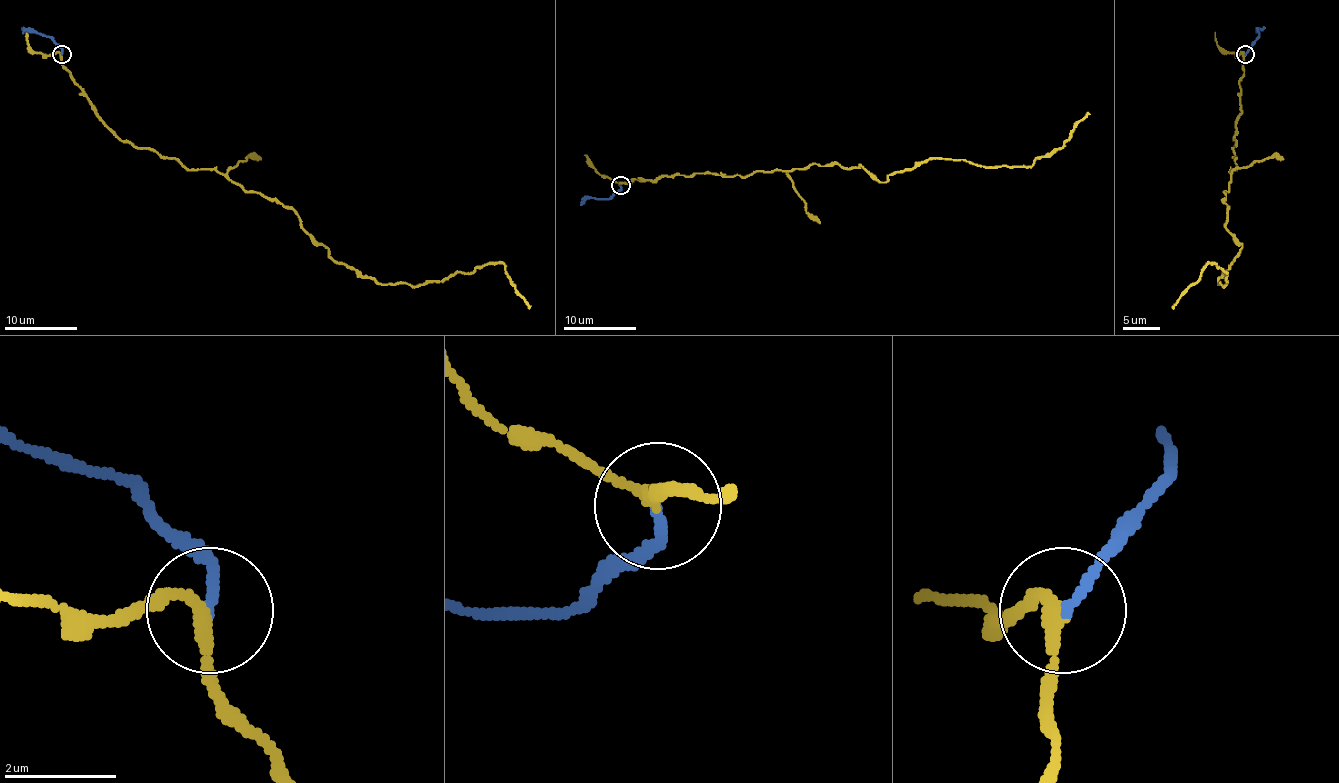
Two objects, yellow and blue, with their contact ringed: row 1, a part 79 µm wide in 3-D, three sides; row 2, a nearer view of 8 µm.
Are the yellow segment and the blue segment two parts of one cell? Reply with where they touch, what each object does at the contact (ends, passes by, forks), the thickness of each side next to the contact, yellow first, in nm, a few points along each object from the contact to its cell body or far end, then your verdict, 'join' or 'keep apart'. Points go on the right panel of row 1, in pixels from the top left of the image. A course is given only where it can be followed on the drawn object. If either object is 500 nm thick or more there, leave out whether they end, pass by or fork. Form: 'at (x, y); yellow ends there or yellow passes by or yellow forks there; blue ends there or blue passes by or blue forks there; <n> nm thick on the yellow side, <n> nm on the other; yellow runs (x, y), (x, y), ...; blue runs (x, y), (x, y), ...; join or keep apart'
at (1245, 54); yellow passes by; blue ends there; 200 nm thick on the yellow side, 170 nm on the other; yellow runs (1244, 54), (1237, 167), (1223, 191), (1226, 229), (1242, 245), (1224, 285), (1226, 272), (1210, 263), (1173, 309); blue runs (1244, 54), (1259, 36), (1257, 33), (1264, 27); keep apart

